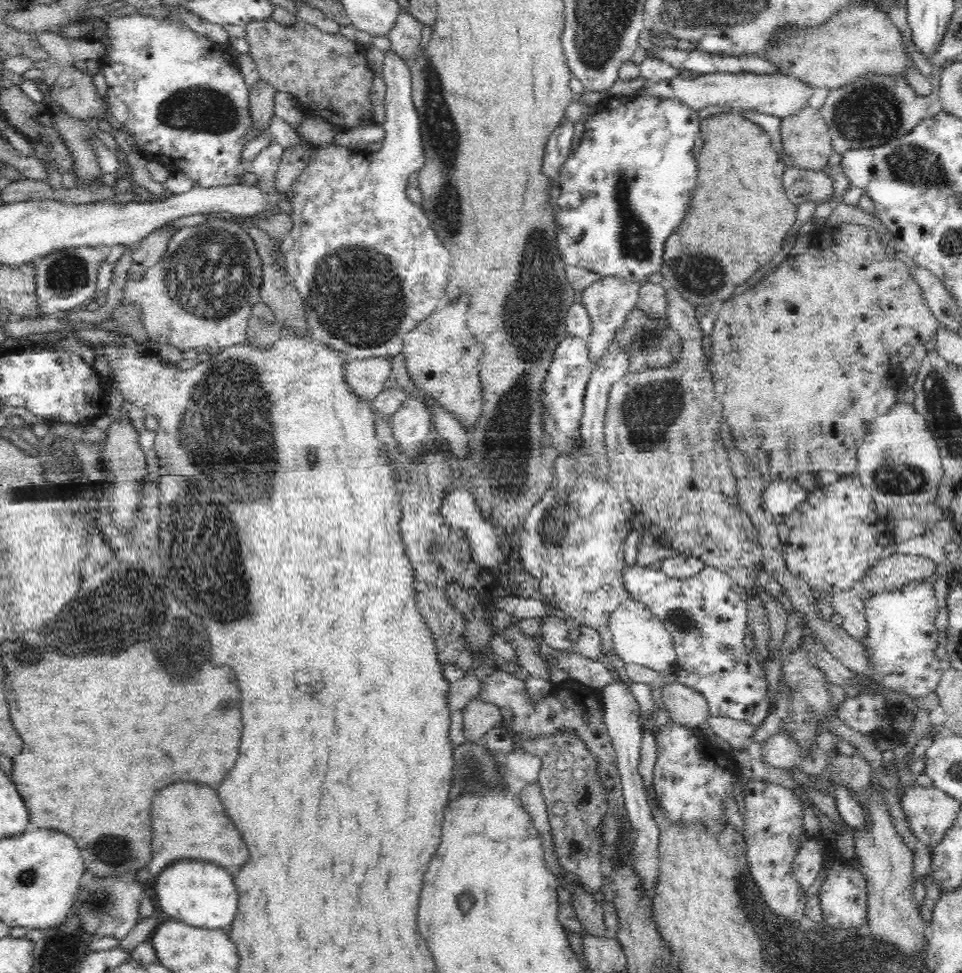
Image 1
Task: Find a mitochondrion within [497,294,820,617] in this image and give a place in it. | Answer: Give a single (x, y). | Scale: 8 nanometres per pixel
(648, 411)

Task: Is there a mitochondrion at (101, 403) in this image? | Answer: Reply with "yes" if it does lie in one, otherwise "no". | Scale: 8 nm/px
no

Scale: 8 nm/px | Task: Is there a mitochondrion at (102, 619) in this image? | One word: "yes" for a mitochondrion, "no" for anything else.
yes

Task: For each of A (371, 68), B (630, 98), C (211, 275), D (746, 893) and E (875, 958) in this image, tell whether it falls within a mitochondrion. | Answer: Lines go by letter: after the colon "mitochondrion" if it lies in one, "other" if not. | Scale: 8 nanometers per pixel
A: other
B: other
C: mitochondrion
D: mitochondrion
E: mitochondrion

